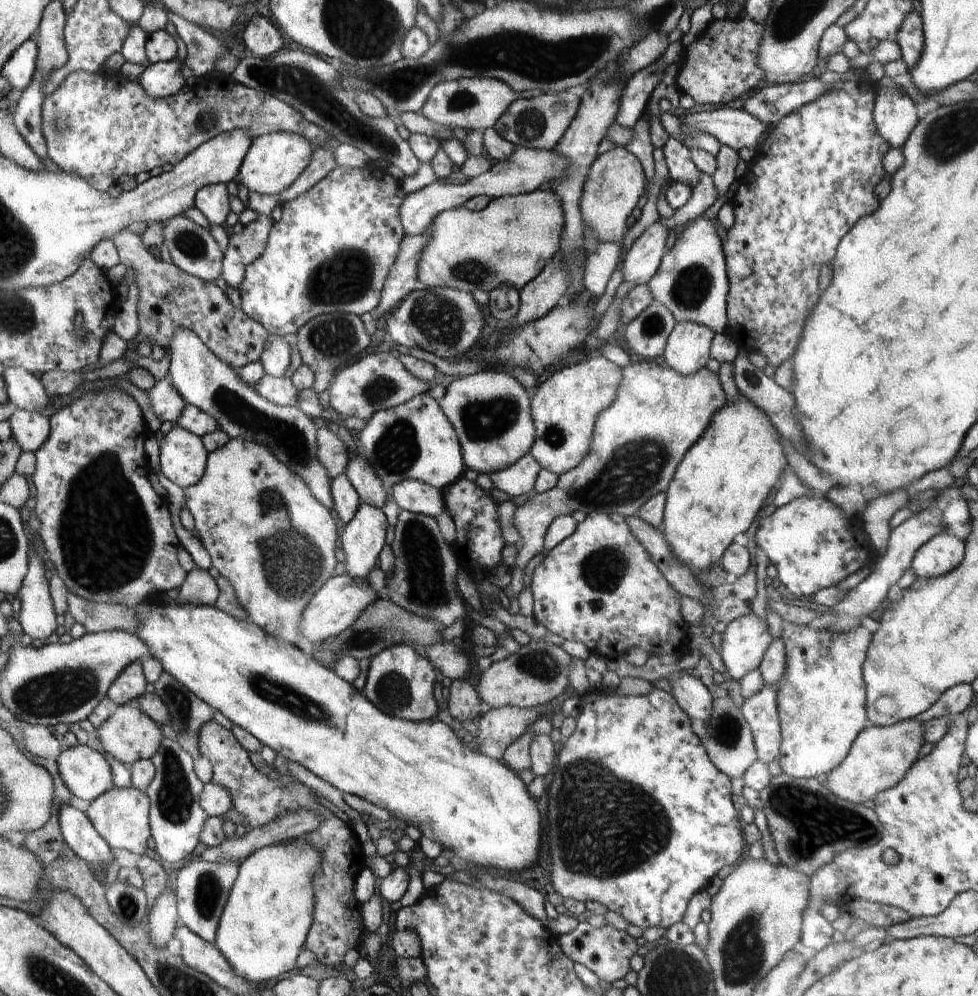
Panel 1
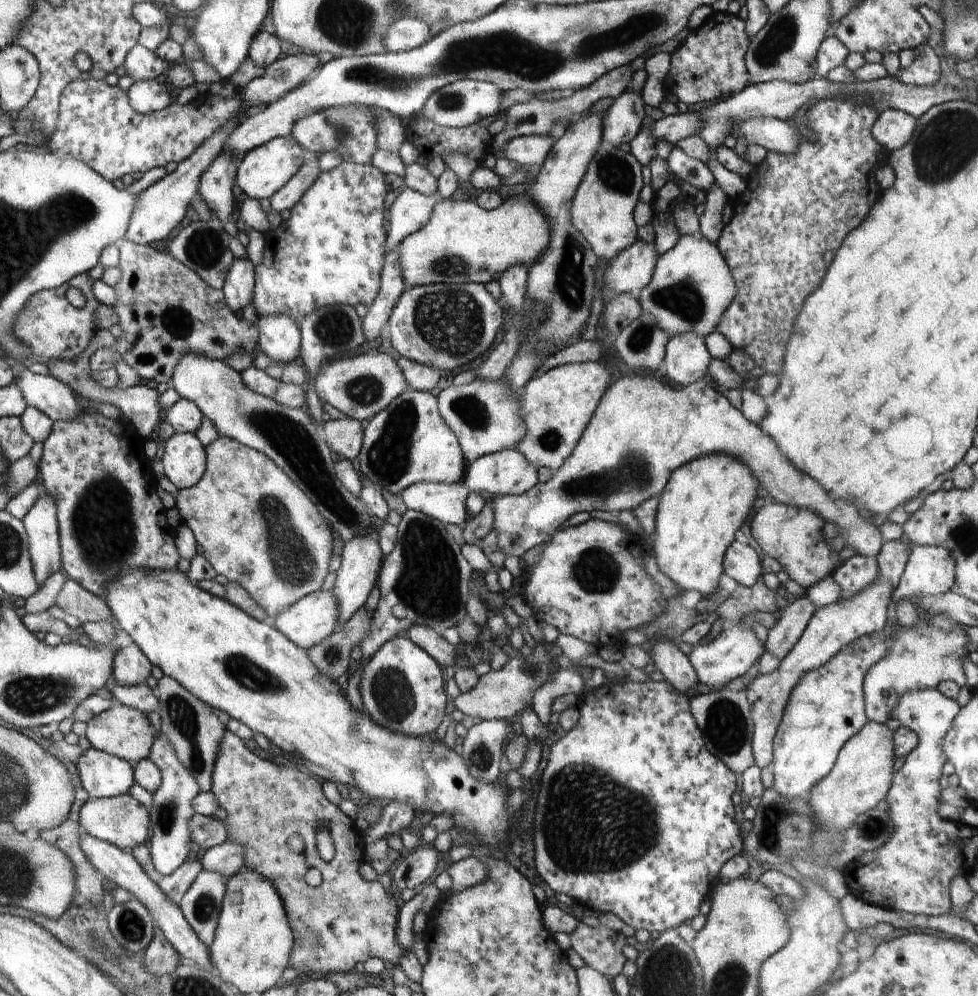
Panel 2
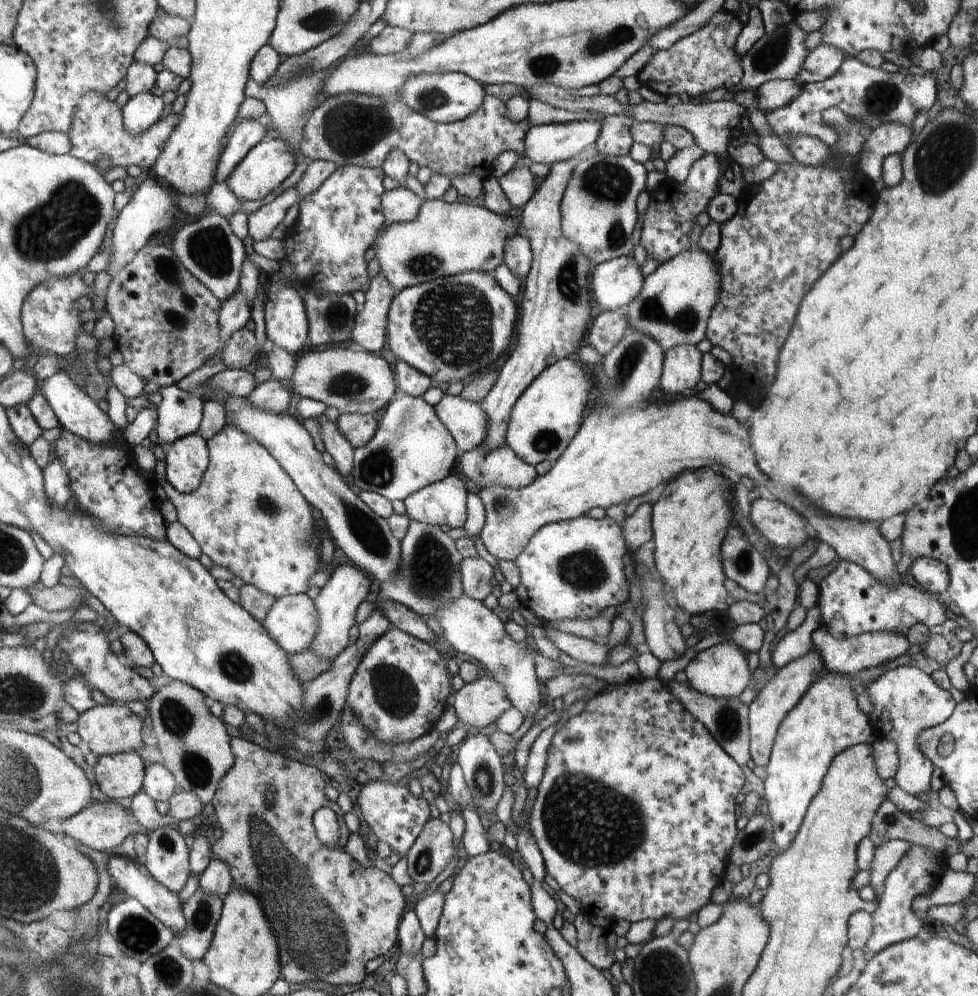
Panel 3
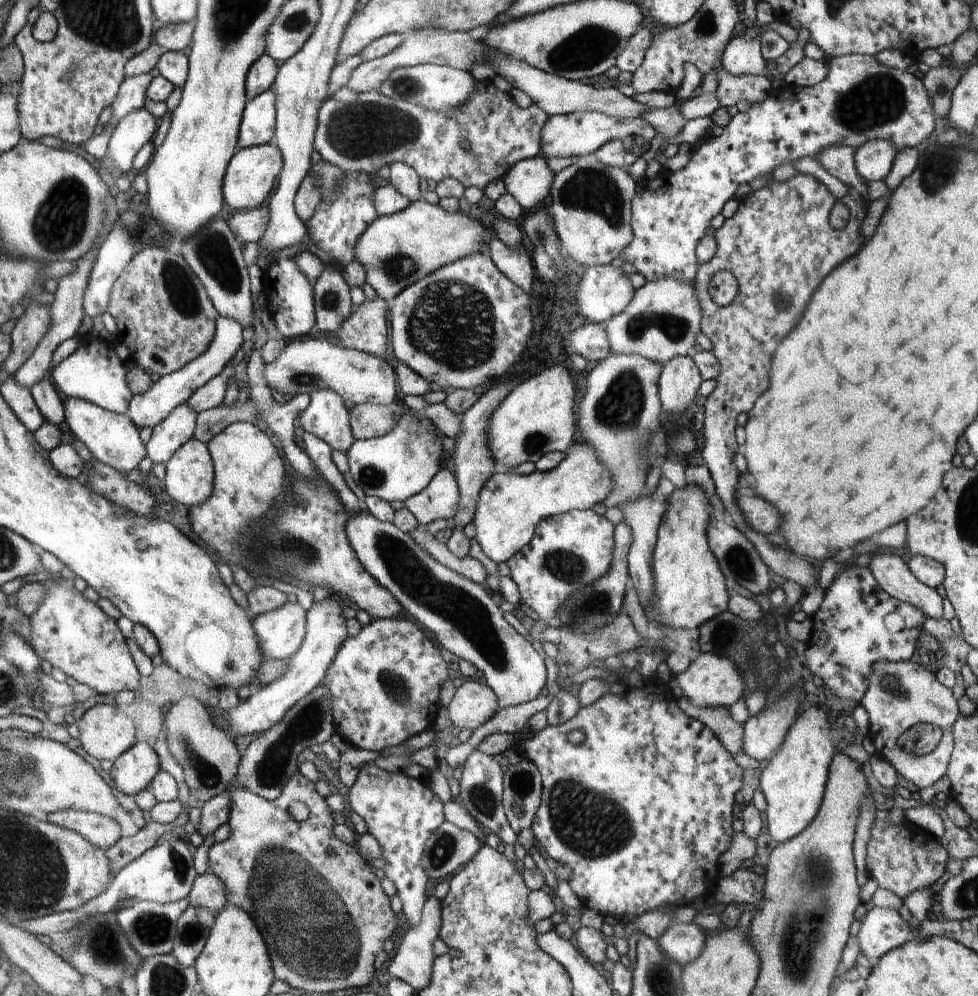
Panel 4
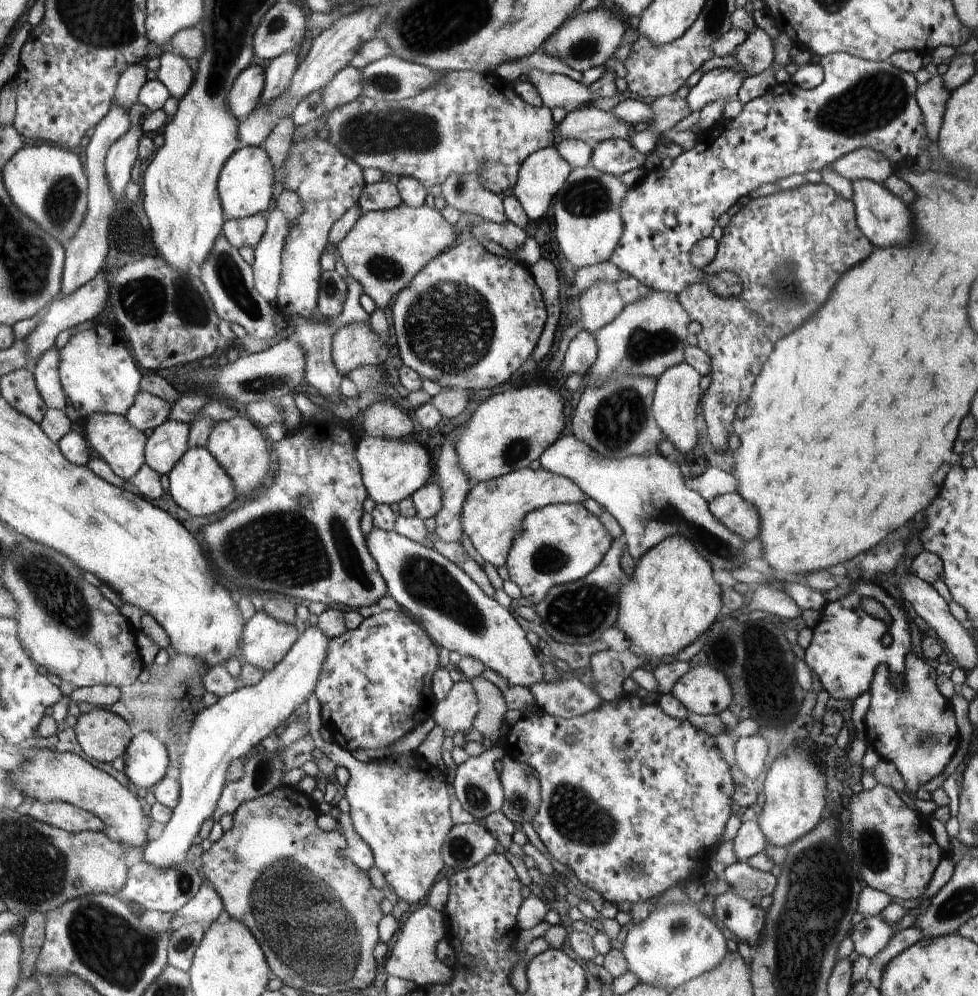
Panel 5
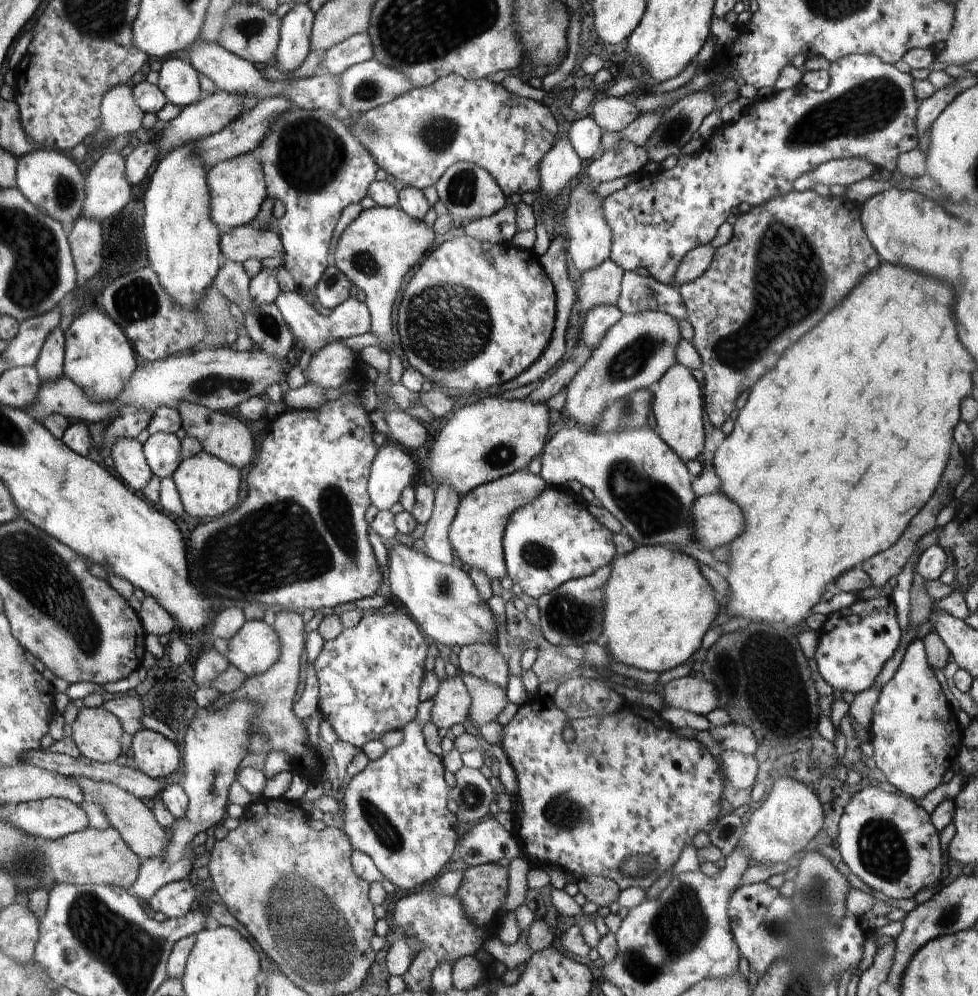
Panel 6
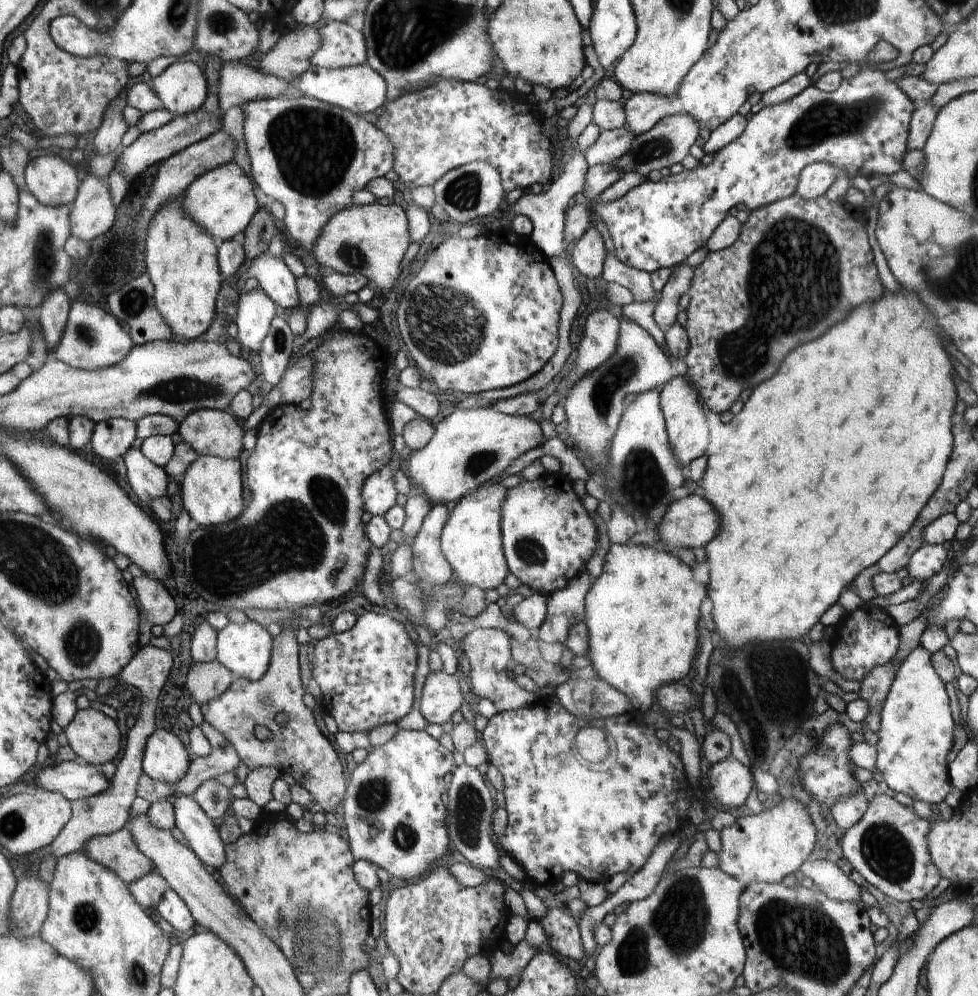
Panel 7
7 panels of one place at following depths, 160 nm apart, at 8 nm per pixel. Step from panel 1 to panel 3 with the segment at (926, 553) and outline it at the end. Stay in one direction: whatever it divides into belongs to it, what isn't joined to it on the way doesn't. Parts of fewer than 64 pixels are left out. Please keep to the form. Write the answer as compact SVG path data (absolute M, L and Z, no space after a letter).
M919 557L912 562L910 570L916 582L932 593L940 595L949 587L950 573L940 560Z

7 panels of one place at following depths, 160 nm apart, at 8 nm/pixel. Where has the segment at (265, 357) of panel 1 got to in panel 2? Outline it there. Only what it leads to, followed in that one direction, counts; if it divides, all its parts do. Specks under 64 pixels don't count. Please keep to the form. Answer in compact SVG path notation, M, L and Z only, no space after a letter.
M289 316L258 317L262 352L274 362L286 364L298 360L301 354L301 331Z

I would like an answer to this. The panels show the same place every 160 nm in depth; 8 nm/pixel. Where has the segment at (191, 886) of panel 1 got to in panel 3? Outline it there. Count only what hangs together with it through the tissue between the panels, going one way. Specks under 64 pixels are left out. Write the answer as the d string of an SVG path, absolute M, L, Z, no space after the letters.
M196 889L182 902L186 928L176 940L190 960L202 961L216 934L222 907L222 898L200 889Z

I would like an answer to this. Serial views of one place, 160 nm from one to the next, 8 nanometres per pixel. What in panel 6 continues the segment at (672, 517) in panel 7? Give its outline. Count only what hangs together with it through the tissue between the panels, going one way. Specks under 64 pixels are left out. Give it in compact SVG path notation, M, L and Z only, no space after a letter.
M722 492L696 497L693 513L702 550L712 551L718 546L730 545L746 528L742 509Z

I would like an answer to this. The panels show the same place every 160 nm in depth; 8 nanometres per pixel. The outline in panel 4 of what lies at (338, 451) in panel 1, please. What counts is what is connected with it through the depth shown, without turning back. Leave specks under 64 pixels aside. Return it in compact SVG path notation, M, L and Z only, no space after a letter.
M362 403L349 410L352 434L356 439L373 439L388 434L397 424L394 406Z

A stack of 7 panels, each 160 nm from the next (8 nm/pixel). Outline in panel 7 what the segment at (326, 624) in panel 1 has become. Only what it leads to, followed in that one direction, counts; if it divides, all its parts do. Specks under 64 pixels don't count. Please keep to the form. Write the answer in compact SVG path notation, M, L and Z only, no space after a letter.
M250 620L239 625L228 623L223 630L217 632L217 660L231 670L235 678L260 681L272 662L272 648L273 638L261 623Z

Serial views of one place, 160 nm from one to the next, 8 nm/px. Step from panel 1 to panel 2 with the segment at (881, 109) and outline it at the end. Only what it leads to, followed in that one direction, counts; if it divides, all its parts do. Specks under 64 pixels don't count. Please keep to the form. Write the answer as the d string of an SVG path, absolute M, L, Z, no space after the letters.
M892 107L879 112L871 133L882 146L893 151L902 148L914 134L917 120L907 112Z

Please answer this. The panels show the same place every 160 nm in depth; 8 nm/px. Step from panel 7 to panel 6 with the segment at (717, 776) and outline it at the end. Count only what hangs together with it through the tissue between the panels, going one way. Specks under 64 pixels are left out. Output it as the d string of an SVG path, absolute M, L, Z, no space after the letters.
M726 749L718 761L725 773L727 785L736 790L750 788L755 783L759 769L759 760L754 755Z

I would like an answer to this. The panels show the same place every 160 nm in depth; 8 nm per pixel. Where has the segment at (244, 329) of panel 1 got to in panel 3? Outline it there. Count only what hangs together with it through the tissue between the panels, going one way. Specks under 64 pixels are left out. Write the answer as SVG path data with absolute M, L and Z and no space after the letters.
M146 244L138 250L128 264L115 272L109 284L109 289L106 292L105 313L114 321L115 330L113 337L116 341L116 348L122 353L123 363L128 368L132 369L132 372L137 374L144 382L154 382L160 387L176 385L182 378L188 377L193 370L200 368L208 362L211 357L217 354L217 351L221 348L221 327L219 326L220 312L221 302L216 298L213 291L193 274L190 274L190 271L181 262L181 259L177 257L177 253L173 249L161 245Z

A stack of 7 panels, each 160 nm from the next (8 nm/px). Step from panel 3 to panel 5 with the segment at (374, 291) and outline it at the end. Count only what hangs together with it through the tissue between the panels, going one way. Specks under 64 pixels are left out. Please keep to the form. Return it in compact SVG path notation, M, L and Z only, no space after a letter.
M370 323L342 325L336 334L332 335L331 358L342 376L353 368L374 365L380 366L388 358L388 347L370 327Z

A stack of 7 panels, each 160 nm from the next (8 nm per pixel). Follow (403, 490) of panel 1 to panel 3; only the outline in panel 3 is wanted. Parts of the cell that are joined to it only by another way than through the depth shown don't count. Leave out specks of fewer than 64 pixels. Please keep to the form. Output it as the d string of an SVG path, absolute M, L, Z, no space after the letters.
M459 472L422 487L403 500L411 520L431 525L448 524L462 528L466 522L466 503L471 486Z

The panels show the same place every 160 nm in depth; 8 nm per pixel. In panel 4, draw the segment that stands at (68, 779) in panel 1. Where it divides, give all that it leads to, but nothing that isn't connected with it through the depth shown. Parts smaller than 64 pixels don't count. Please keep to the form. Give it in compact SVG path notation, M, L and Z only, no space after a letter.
M138 742L132 749L122 753L113 761L109 772L114 779L114 786L120 792L136 796L150 788L153 778L161 770L157 751L146 742Z

